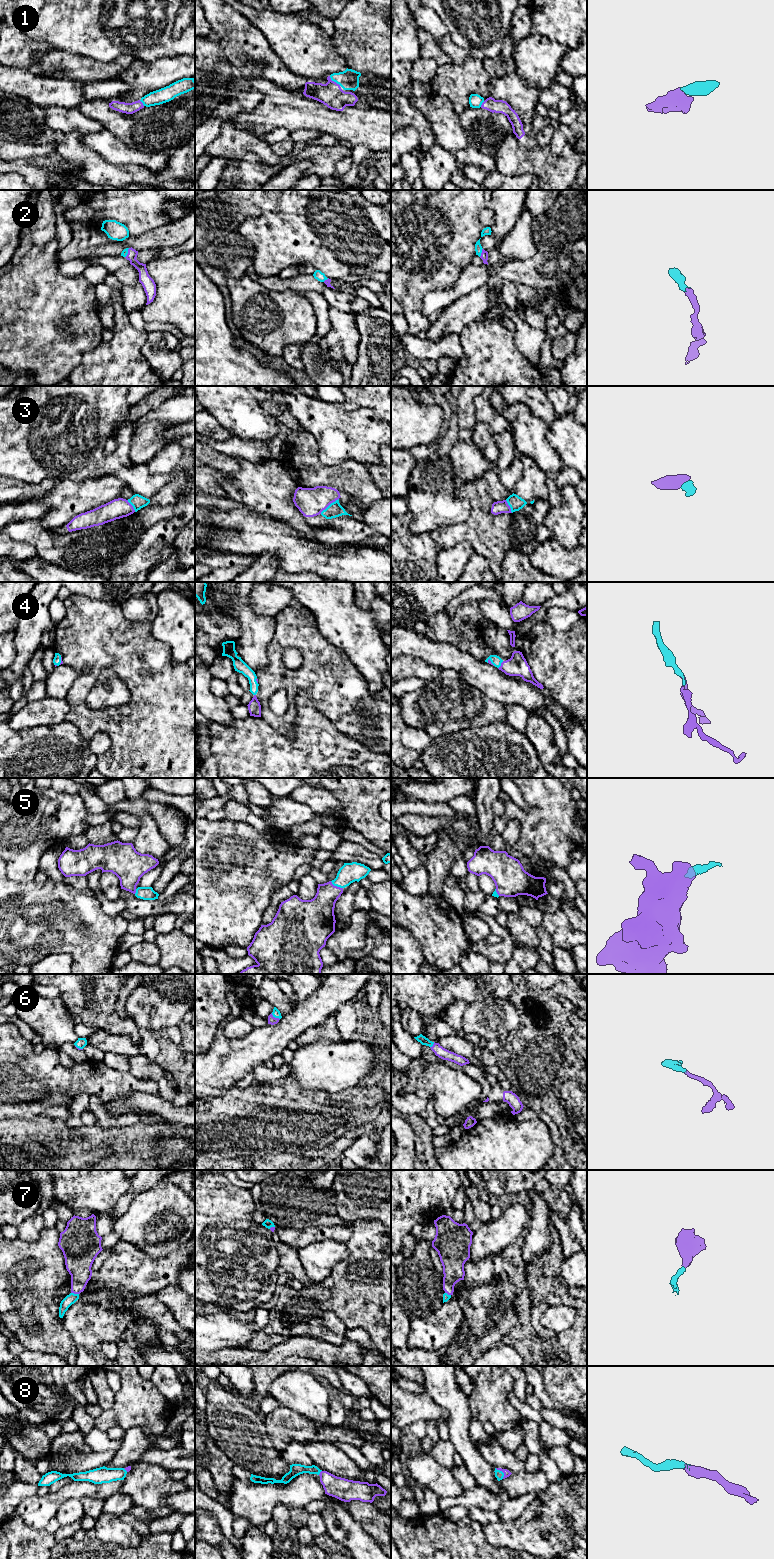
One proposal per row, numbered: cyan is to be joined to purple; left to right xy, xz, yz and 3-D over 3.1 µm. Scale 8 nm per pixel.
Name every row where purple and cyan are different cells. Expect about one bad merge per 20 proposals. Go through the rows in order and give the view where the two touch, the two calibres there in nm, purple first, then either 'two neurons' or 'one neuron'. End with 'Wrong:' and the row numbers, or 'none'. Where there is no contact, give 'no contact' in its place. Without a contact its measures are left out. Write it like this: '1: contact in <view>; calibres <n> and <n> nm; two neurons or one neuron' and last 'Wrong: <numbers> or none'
1: contact in xz; calibres 190 and 160 nm; one neuron
2: contact in yz; calibres 60 and 60 nm; one neuron
3: contact in xz; calibres 220 and 120 nm; one neuron
4: contact in yz; calibres 160 and 80 nm; one neuron
5: contact in xz; calibres 240 and 160 nm; one neuron
6: contact in xz; calibres 70 and 70 nm; one neuron
7: contact in xy; calibres 220 and 90 nm; one neuron
8: contact in yz; calibres 60 and 70 nm; one neuron
Wrong: none

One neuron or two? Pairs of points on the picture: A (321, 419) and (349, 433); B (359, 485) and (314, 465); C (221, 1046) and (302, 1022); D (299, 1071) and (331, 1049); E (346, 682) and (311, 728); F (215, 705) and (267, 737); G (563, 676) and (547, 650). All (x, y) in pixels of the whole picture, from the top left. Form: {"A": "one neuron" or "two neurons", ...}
{"A": "one neuron", "B": "one neuron", "C": "one neuron", "D": "one neuron", "E": "two neurons", "F": "two neurons", "G": "one neuron"}

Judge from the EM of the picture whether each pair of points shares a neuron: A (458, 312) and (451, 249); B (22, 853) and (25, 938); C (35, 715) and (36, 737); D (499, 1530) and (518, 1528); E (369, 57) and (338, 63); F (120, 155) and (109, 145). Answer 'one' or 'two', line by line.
A: two
B: two
C: two
D: one
E: two
F: one

